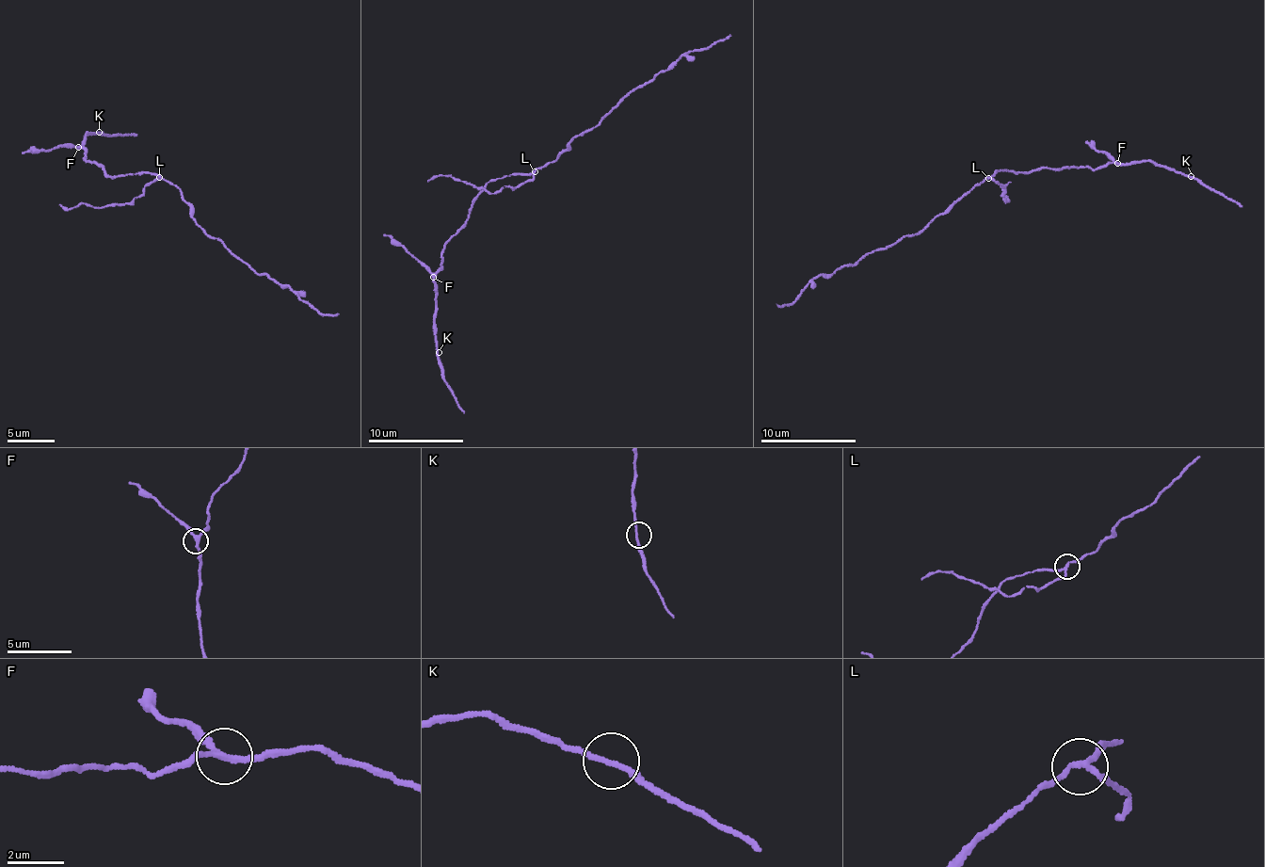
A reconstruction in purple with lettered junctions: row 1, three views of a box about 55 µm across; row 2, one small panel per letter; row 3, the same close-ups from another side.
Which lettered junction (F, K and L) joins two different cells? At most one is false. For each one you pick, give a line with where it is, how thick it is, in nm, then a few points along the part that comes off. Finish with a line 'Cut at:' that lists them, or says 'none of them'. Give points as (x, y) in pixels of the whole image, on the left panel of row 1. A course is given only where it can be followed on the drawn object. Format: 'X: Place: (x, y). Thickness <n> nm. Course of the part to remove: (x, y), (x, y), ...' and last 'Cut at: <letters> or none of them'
L: Place: (159, 177). Thickness 160 nm. Course of the part to remove: (160, 178), (127, 203), (100, 207), (78, 202), (72, 208), (60, 205)
Cut at: L

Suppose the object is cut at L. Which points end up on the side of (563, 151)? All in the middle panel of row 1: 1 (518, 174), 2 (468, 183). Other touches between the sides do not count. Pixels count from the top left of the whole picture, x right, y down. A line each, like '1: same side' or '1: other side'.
1: same side
2: other side

